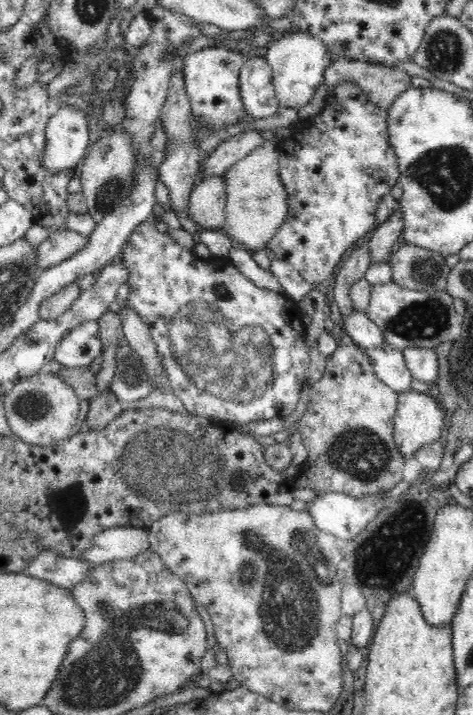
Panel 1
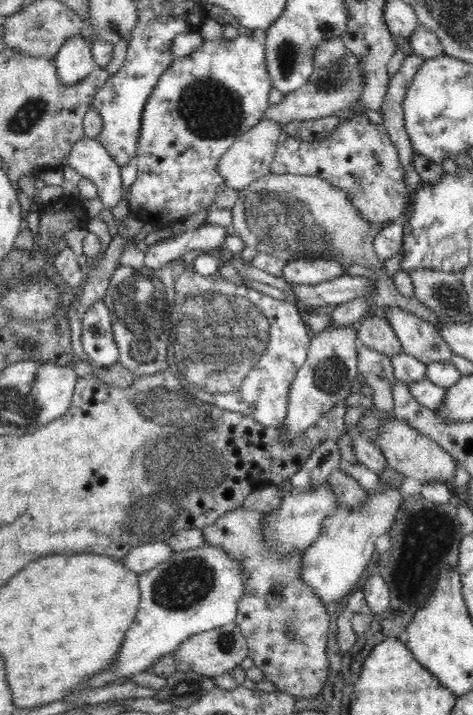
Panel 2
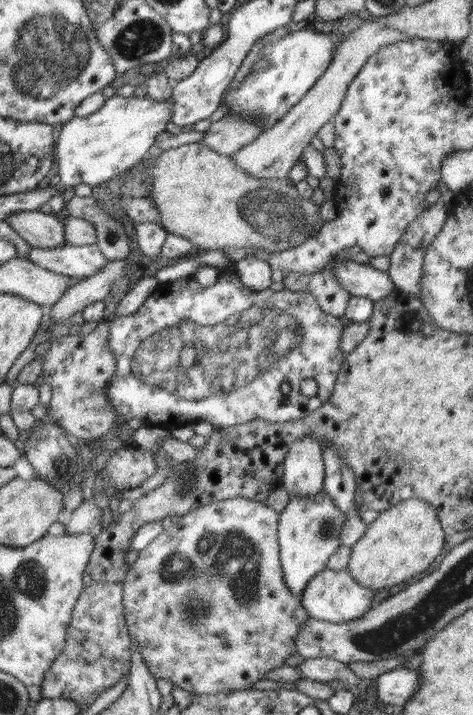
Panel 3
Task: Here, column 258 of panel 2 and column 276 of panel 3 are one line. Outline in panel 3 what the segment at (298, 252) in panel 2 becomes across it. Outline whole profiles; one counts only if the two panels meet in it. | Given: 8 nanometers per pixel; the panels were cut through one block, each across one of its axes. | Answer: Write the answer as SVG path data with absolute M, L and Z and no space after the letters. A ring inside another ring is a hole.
M202 141L169 148L156 158L147 156L142 161L147 162L144 174L151 179L151 195L159 210L162 226L168 233L183 236L192 242L196 251L253 246L280 252L302 244L326 222L320 218L319 206L311 198L305 199L290 179L252 178L244 174L231 157L218 154Z

